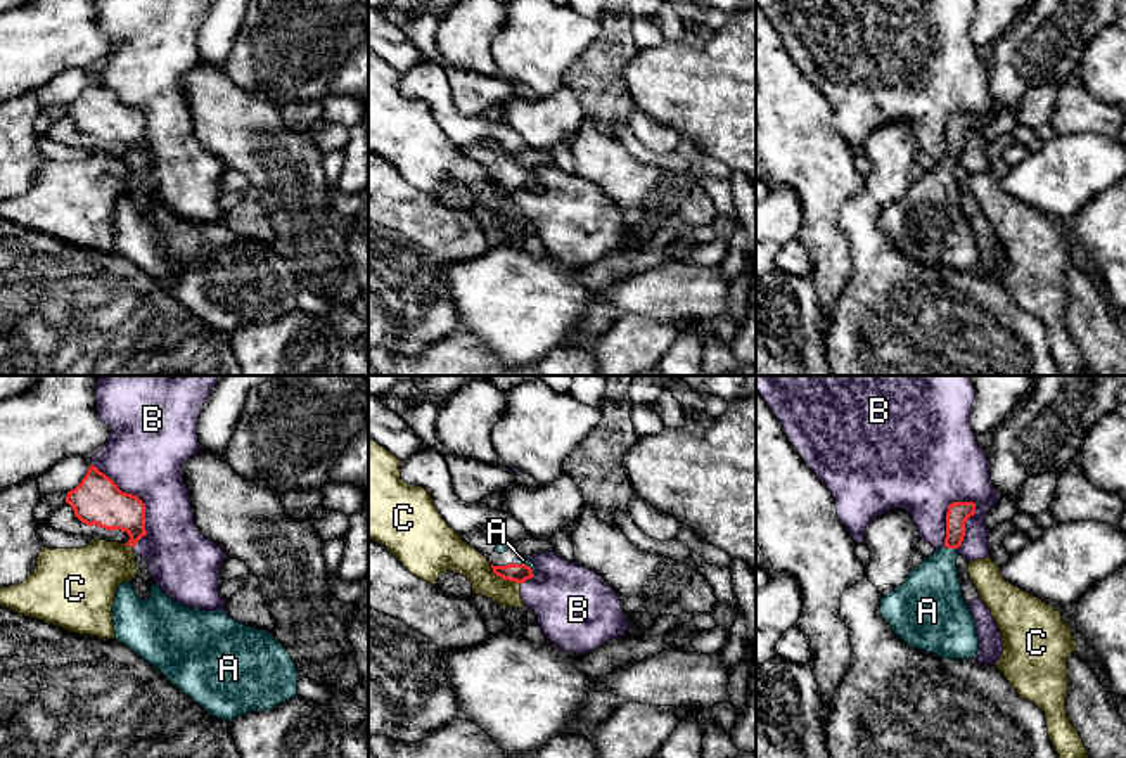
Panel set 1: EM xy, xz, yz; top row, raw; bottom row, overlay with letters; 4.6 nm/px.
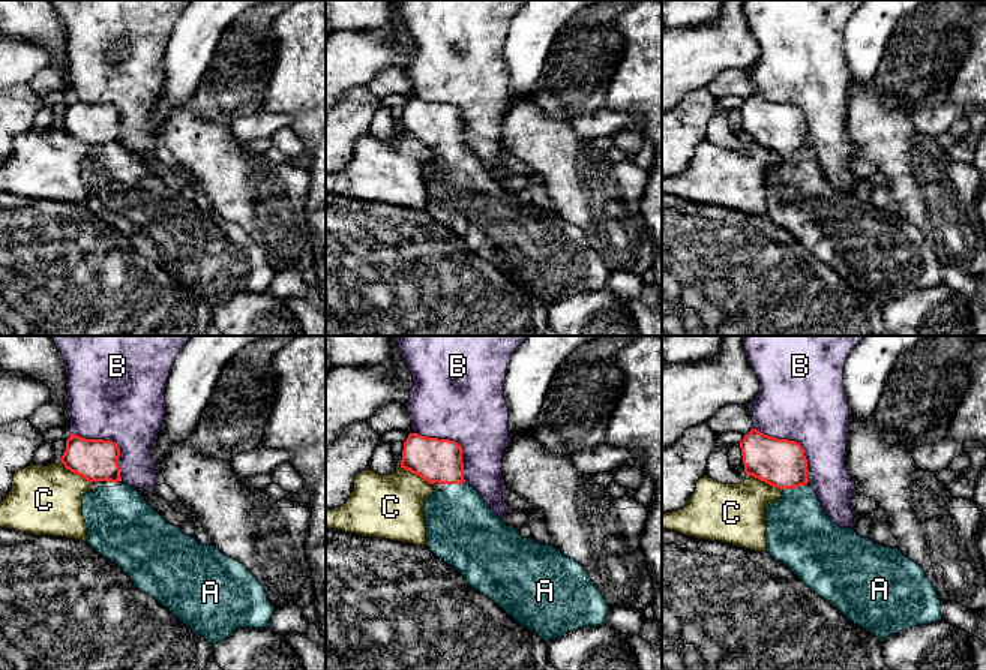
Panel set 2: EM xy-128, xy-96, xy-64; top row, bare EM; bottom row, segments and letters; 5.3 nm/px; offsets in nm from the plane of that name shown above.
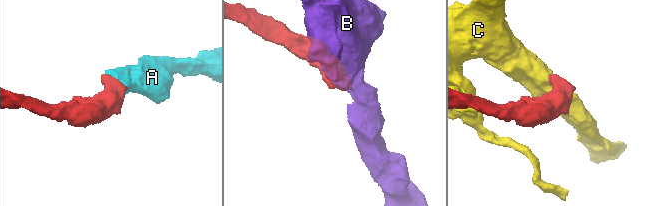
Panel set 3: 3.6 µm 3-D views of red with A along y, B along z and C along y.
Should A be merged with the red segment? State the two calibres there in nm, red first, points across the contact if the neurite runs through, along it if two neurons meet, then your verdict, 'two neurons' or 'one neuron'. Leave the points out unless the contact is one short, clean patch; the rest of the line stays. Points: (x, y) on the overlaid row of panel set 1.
90 nm thick on the red side, 40 nm on the other; runs through xz (519, 573), (524, 565), (523, 559); one neuron

